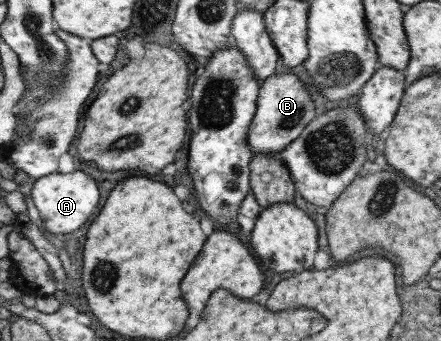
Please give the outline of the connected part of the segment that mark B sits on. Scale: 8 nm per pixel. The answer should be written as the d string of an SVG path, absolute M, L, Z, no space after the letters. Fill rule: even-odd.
M288 72L277 76L270 75L260 82L255 111L248 125L247 146L250 152L252 155L277 155L301 134L314 115L311 97L305 92L305 85L295 74Z

